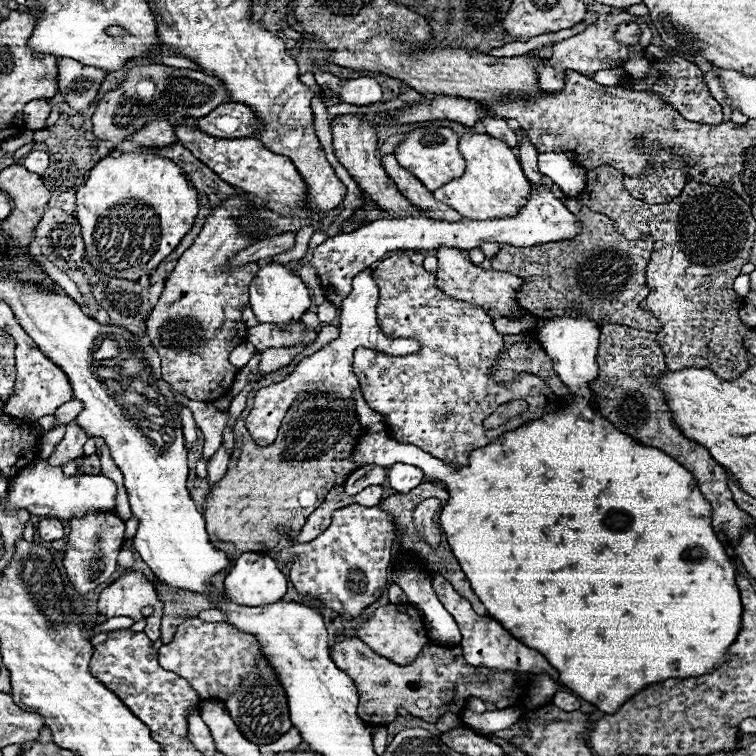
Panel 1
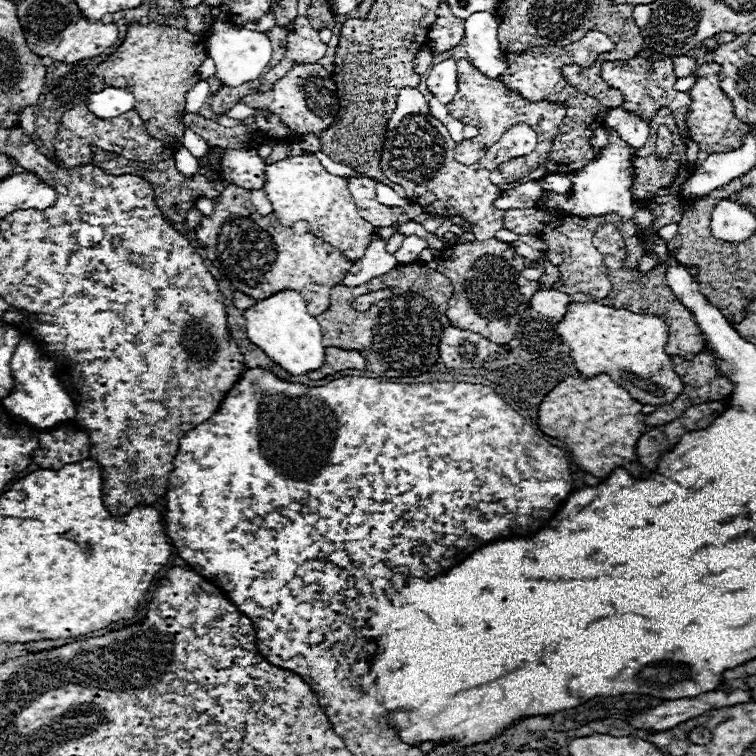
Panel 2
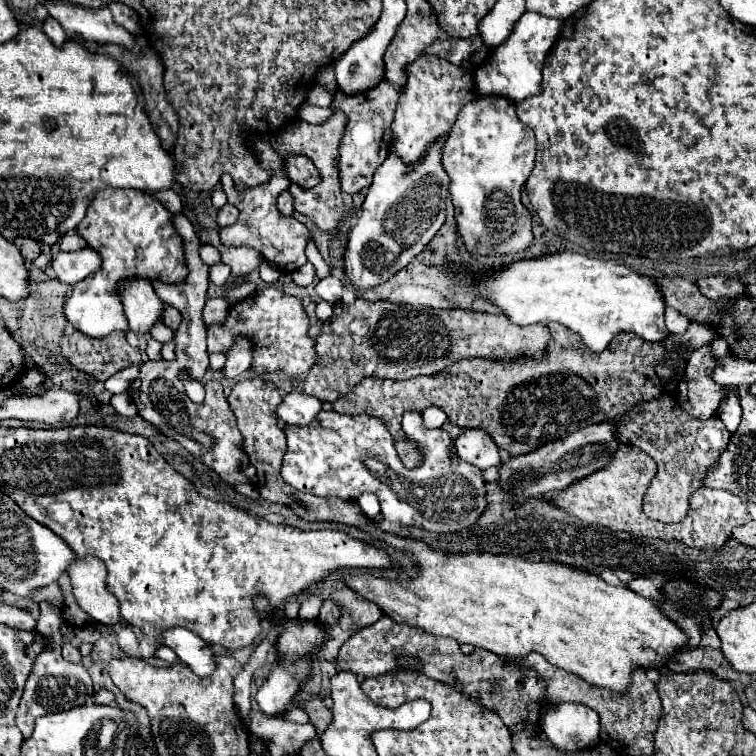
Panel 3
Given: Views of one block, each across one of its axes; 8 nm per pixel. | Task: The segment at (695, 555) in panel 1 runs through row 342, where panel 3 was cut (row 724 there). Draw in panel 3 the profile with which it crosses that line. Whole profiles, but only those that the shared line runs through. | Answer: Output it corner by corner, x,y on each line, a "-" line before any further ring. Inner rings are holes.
548,704
542,710
540,726
558,752
574,754
598,744
598,714
584,704

